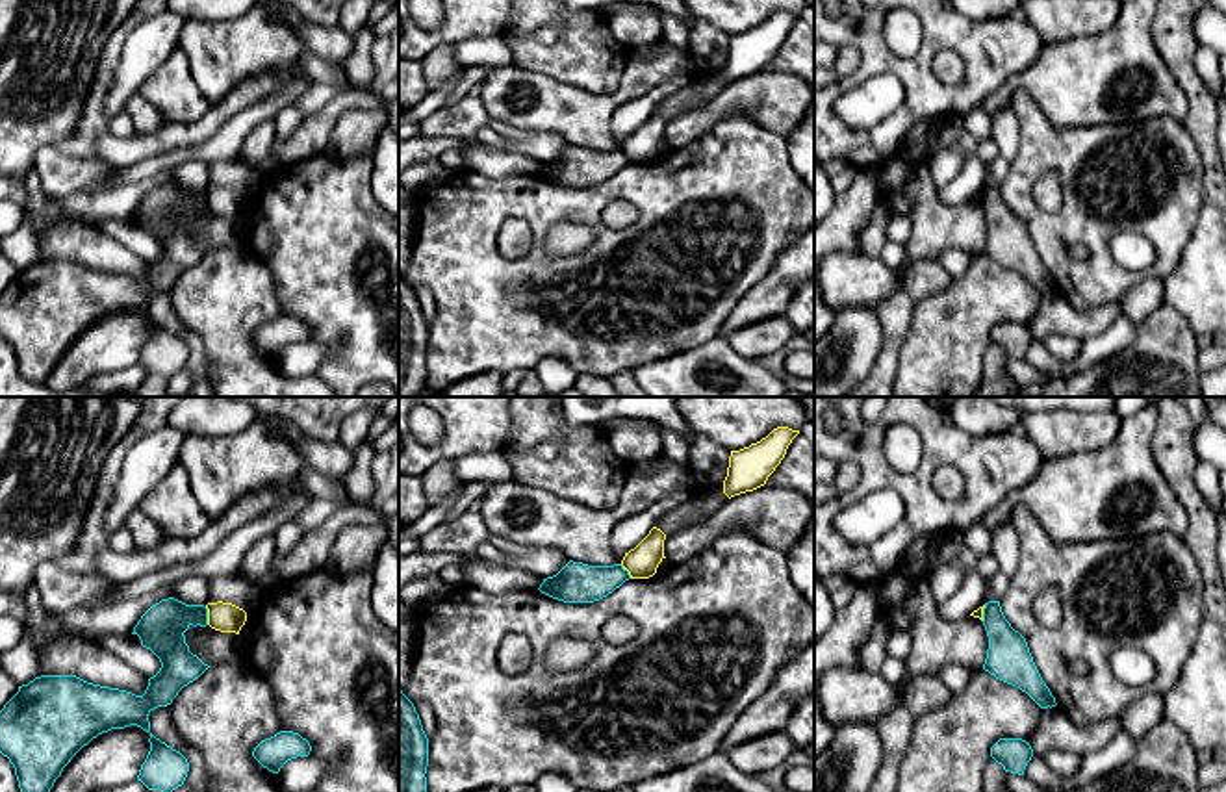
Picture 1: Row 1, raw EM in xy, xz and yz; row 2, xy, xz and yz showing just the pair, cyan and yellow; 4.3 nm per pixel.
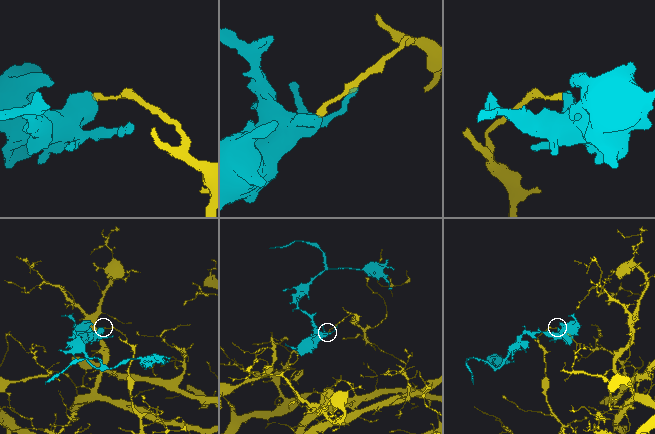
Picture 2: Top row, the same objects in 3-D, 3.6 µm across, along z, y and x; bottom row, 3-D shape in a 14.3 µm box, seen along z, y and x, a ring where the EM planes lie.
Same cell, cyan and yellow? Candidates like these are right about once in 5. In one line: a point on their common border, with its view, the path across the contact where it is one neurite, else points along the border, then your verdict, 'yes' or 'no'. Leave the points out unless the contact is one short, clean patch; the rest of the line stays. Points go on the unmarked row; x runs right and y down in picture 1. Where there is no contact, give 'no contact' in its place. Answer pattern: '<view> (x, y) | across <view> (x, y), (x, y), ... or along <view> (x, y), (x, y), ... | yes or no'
xy (206, 201) | along xy (204, 191), (208, 208) | no

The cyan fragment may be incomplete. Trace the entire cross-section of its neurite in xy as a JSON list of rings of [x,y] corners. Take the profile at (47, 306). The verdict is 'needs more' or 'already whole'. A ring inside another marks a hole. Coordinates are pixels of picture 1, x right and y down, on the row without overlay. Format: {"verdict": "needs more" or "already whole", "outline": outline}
{"verdict": "already whole", "outline": [[[174,182],[161,184],[141,200],[132,219],[137,219],[141,230],[161,247],[160,256],[148,263],[143,280],[93,269],[76,260],[41,260],[19,271],[19,276],[0,295],[0,338],[13,349],[20,377],[45,386],[70,343],[102,317],[130,310],[150,317],[148,299],[158,291],[171,289],[184,271],[210,252],[185,228],[184,217],[191,210],[206,211],[208,193],[185,189]]]}

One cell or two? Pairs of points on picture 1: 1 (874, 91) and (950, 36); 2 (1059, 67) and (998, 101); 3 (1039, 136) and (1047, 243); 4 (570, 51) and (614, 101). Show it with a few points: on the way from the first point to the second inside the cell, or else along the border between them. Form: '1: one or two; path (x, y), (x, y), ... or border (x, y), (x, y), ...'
1: two; border (852, 88), (878, 75), (893, 75), (904, 99)
2: one; path (1045, 80), (1022, 80), (1013, 86)
3: one; path (1032, 162), (1024, 171), (1024, 206), (1034, 217)
4: two; border (629, 58), (622, 82), (609, 93), (566, 84)

